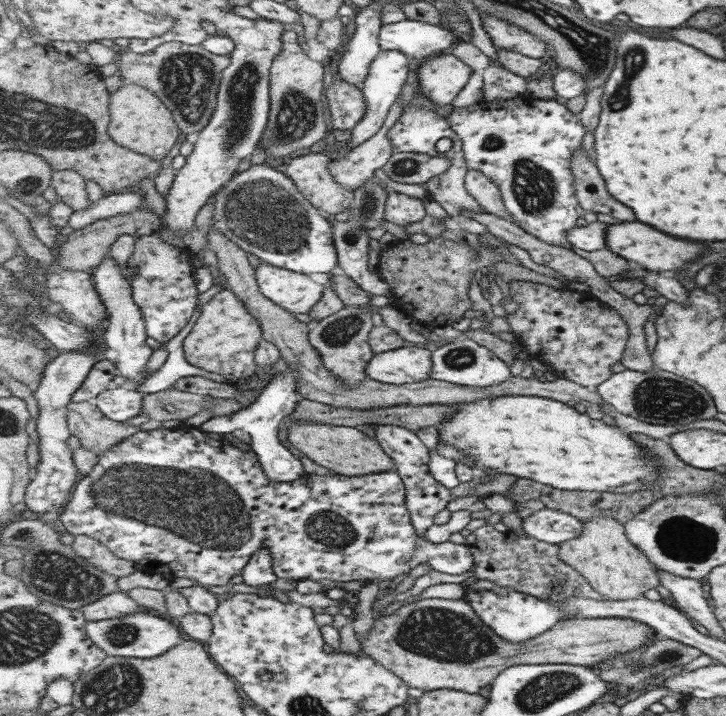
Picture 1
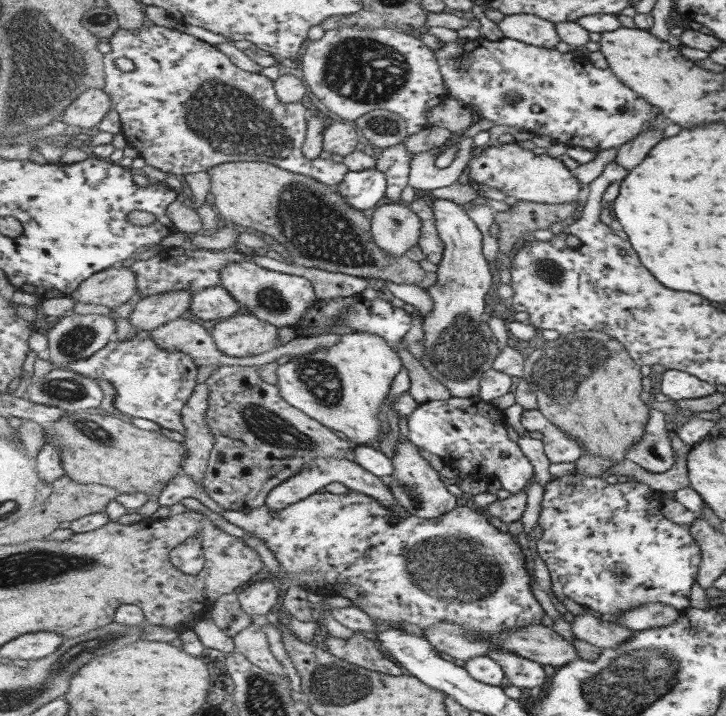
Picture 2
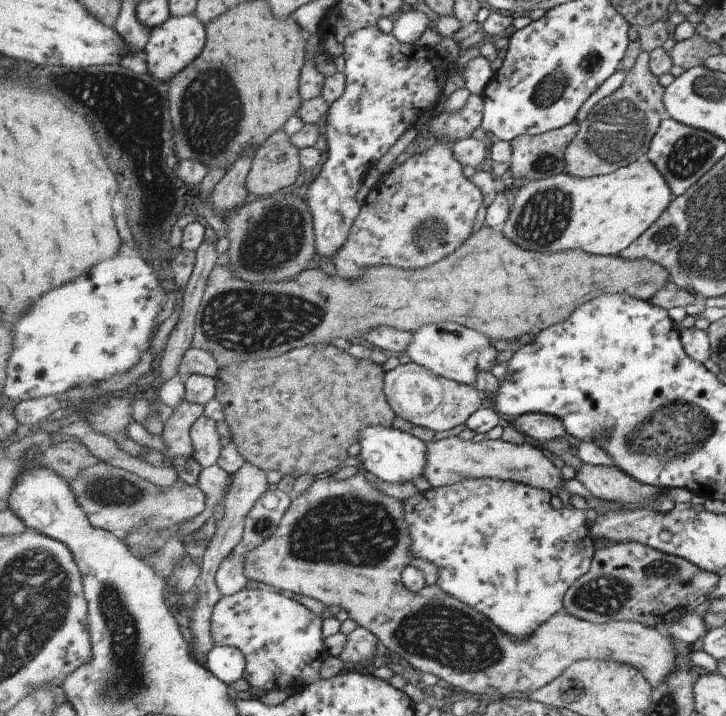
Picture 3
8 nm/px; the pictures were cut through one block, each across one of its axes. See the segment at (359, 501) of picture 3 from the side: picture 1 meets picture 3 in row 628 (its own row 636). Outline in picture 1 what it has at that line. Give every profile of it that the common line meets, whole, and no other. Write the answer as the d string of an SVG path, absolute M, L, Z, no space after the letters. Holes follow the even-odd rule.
M426 598L408 605L399 606L393 614L377 617L372 631L361 642L360 654L383 664L398 674L411 688L423 690L467 690L471 694L495 682L495 678L513 666L527 663L559 663L585 667L601 667L611 656L631 653L648 644L649 638L660 638L659 632L647 623L630 618L580 618L558 622L553 629L524 643L509 642L501 638L475 612L469 600Z

